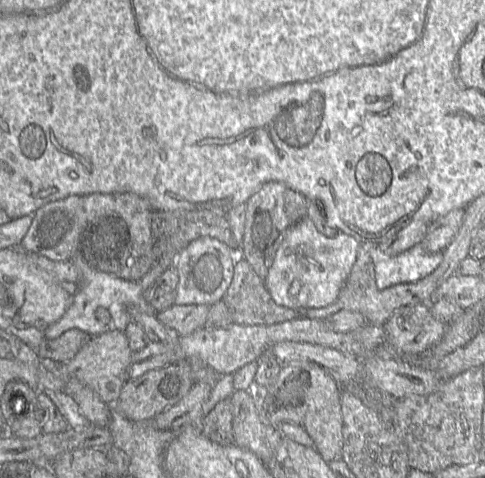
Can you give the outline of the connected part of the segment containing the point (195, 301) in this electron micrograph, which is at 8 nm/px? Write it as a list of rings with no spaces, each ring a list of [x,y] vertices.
[[[200,237],[190,242],[174,260],[179,282],[174,305],[213,305],[224,299],[233,280],[236,253],[212,237]]]

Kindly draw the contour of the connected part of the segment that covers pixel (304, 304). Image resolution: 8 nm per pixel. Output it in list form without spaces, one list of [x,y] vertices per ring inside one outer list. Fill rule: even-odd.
[[[306,215],[286,231],[264,280],[265,287],[276,304],[295,311],[327,307],[338,300],[359,246],[360,241],[339,230],[336,236],[326,237]]]

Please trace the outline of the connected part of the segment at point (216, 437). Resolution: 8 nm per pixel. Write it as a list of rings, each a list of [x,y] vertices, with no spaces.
[[[226,398],[218,402],[203,418],[202,434],[210,441],[228,446],[234,444],[232,402]]]

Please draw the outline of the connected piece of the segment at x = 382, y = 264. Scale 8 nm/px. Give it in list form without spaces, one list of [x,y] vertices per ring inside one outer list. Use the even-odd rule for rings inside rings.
[[[362,242],[369,253],[375,270],[375,282],[379,290],[396,284],[413,283],[431,274],[441,263],[443,252],[430,253],[422,243],[396,256],[385,254],[376,243]]]

